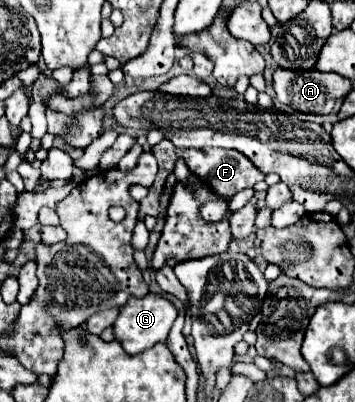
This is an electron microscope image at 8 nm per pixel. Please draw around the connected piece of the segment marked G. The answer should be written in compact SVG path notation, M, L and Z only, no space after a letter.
M148 293L146 297L142 299L136 299L136 297L130 297L128 303L120 309L120 315L118 319L114 321L112 329L114 329L114 339L124 347L126 353L130 355L138 355L142 353L144 349L150 349L154 347L156 343L164 343L168 339L168 333L170 333L170 327L174 323L174 319L178 317L178 311L176 307L160 297L160 295L154 295L154 293Z

